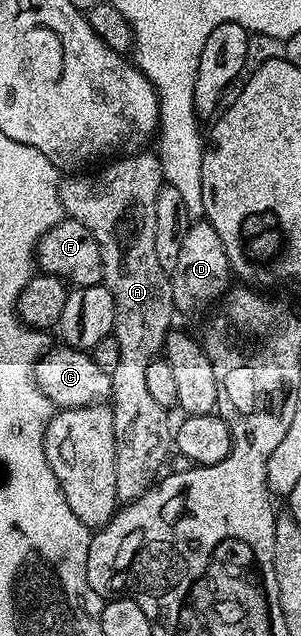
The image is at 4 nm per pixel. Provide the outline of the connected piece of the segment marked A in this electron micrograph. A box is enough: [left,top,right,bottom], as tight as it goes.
[58,154,174,501]

